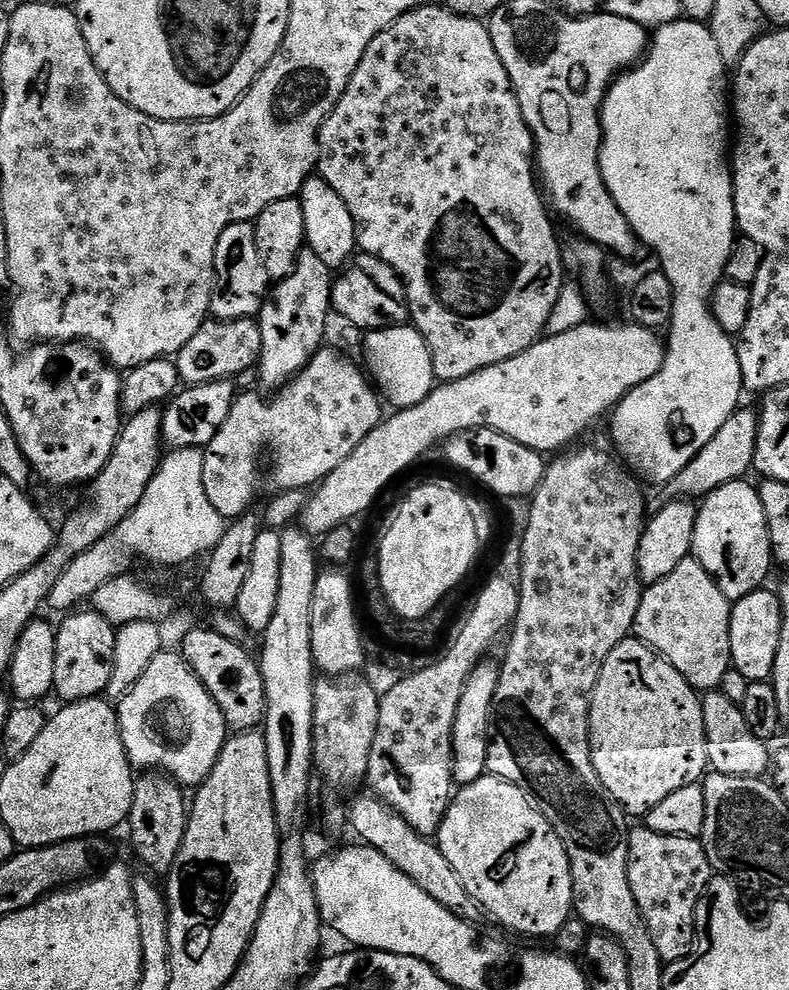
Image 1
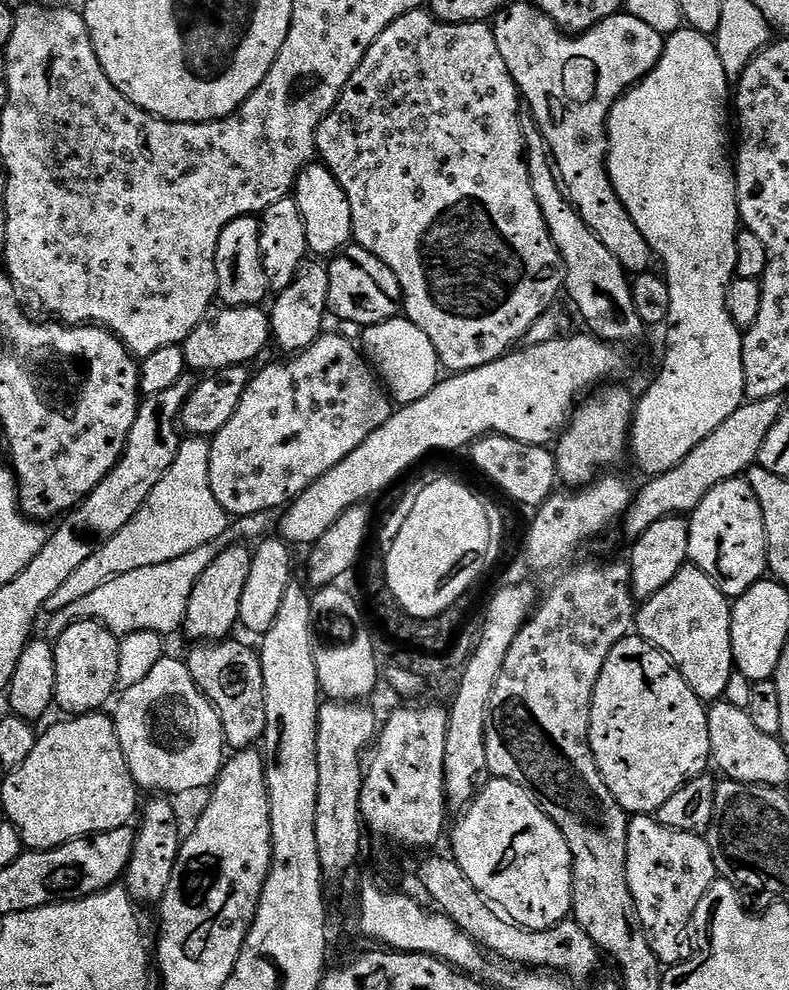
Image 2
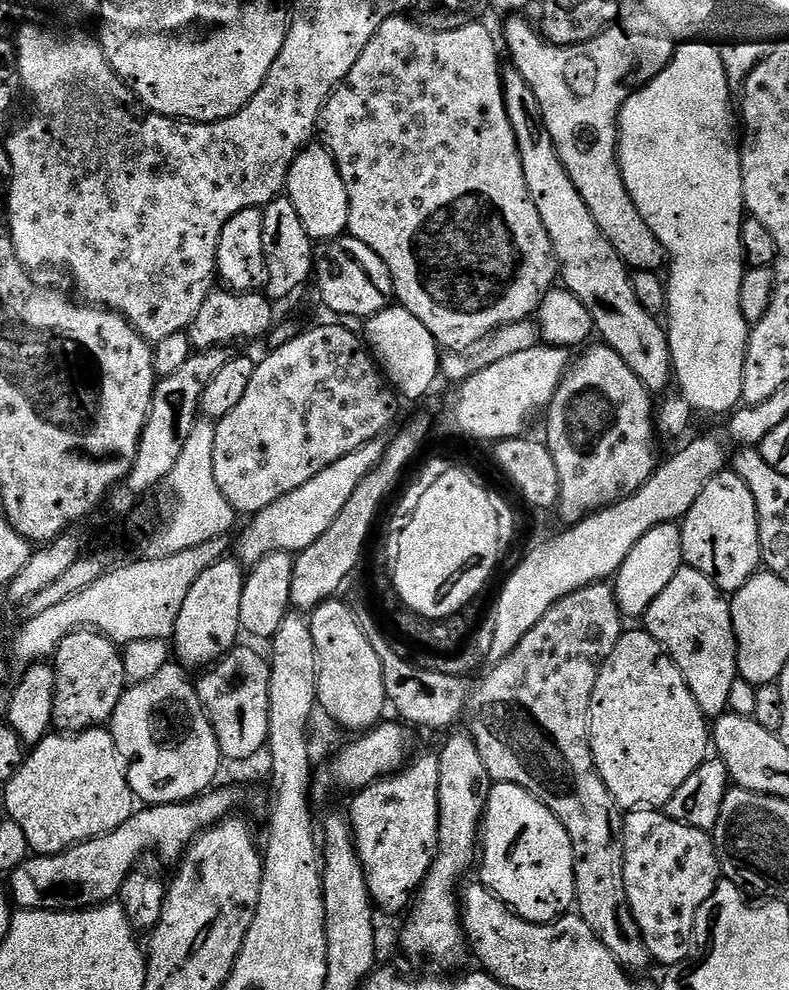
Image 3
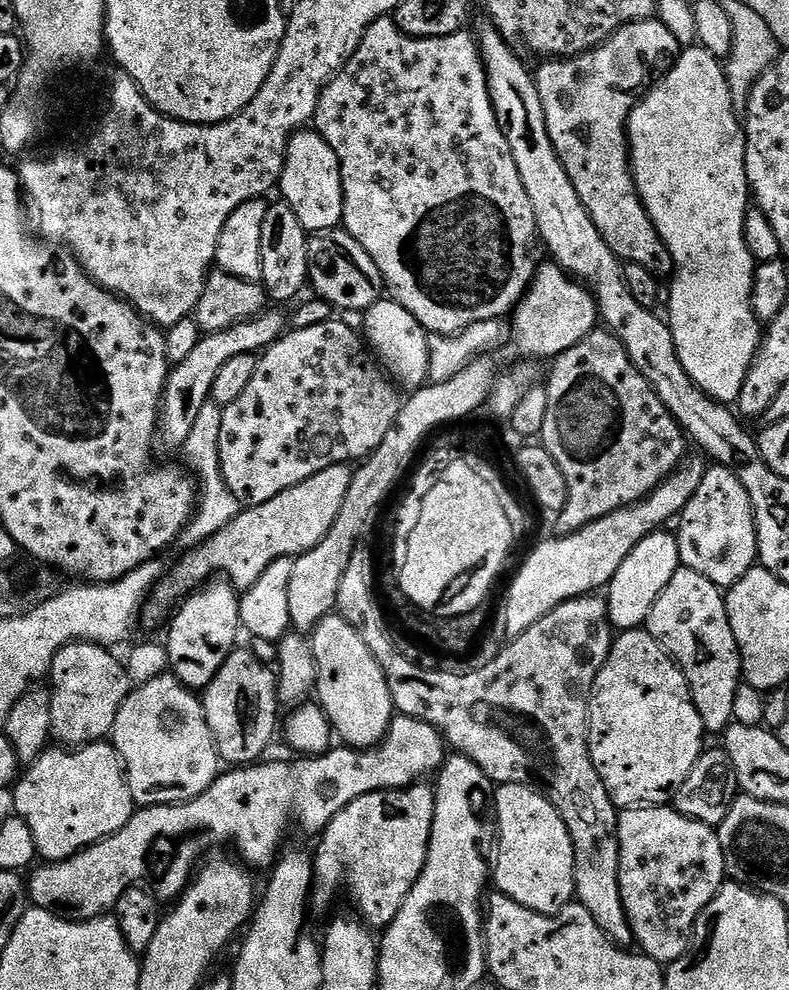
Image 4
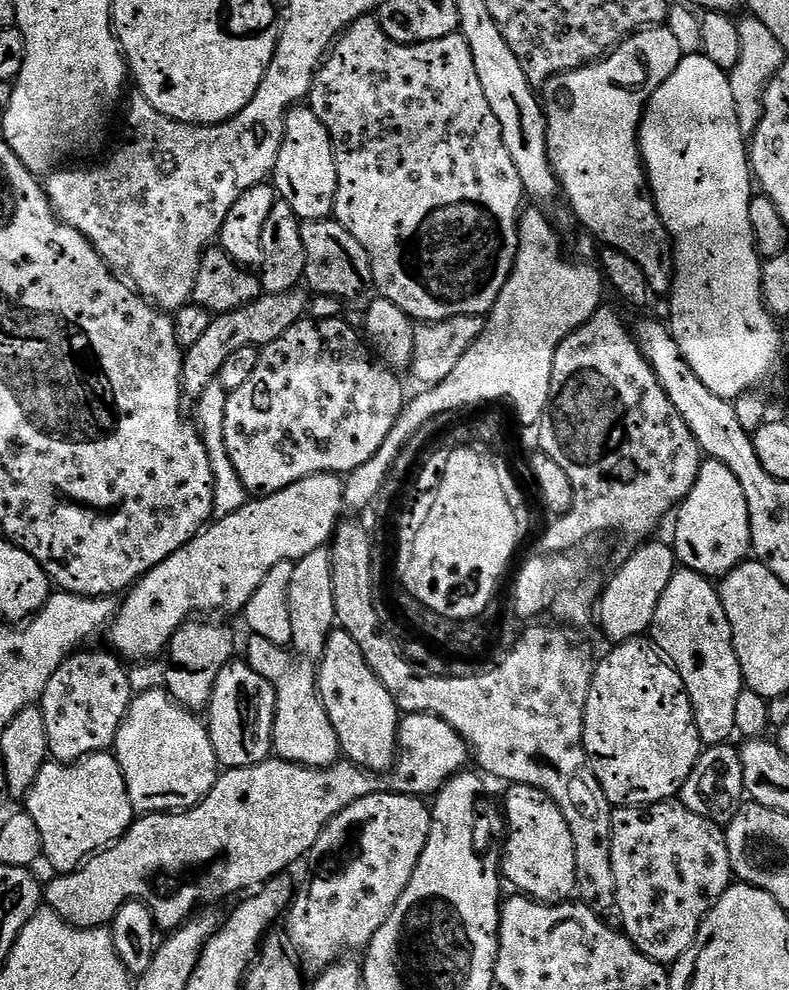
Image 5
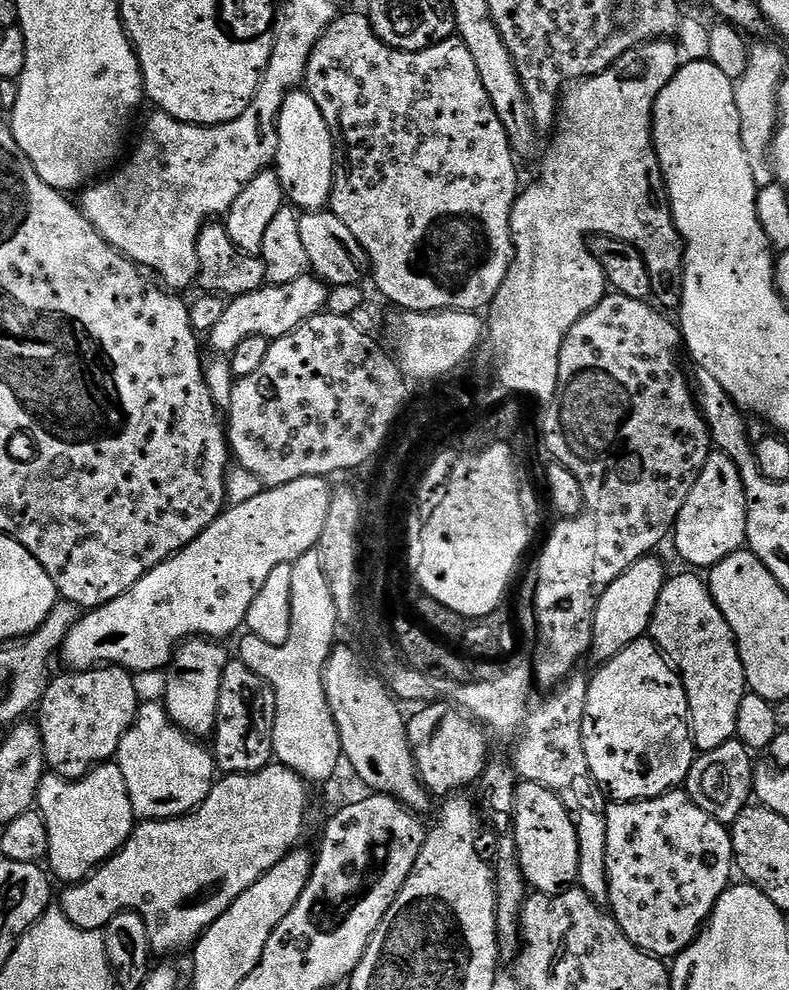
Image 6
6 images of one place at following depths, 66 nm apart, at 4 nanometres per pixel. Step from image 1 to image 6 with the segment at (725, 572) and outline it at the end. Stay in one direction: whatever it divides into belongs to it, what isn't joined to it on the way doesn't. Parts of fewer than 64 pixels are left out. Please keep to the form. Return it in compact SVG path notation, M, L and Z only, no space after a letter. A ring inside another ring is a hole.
M713 451L706 466L702 466L698 474L698 482L694 482L694 490L690 490L690 498L686 498L686 506L682 506L676 519L676 552L686 563L704 568L703 570L711 570L715 564L722 562L722 558L745 547L748 539L747 521L746 490L742 486L738 466L726 453Z

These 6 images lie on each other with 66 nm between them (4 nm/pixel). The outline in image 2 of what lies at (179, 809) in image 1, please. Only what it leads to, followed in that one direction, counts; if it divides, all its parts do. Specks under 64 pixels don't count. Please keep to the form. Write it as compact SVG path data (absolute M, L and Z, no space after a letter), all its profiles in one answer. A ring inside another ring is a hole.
M148 798L145 804L143 801L142 811L138 816L140 828L135 829L134 850L128 863L128 871L122 877L123 887L128 889L128 897L137 906L159 905L166 894L166 886L170 886L170 874L174 874L182 843L182 831L180 832L180 824L176 821L176 808L171 802L173 803L168 798Z

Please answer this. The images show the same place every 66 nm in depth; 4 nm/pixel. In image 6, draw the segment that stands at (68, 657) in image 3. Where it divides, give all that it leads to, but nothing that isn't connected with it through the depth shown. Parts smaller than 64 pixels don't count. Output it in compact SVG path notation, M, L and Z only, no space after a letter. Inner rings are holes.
M101 666L86 672L69 671L68 676L60 676L51 681L44 689L44 696L38 705L38 723L42 734L45 765L55 775L65 780L78 780L87 772L91 772L98 764L111 761L115 757L118 746L136 720L136 713L141 700L134 694L133 673L115 666Z

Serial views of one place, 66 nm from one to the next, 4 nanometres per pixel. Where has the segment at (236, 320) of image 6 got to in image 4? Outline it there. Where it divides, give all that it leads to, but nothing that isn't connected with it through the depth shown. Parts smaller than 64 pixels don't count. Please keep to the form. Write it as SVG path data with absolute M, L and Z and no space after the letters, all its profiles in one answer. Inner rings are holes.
M265 310L262 315L255 316L241 324L222 330L209 332L194 346L186 362L175 365L168 373L168 381L164 384L162 397L162 440L168 448L183 449L186 438L190 438L190 429L202 406L210 403L214 378L218 378L218 370L230 358L238 358L238 354L260 354L269 348L274 341L280 339L286 331L286 316L280 312Z

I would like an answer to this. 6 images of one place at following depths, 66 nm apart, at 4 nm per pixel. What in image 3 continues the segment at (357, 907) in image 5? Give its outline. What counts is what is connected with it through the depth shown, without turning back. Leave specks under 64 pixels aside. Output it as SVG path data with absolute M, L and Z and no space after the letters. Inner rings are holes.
M435 751L414 756L399 772L385 776L369 788L359 789L353 795L356 797L352 800L352 812L350 811L352 836L356 839L356 853L364 867L368 893L379 911L381 908L384 912L403 913L409 907L410 897L428 877L430 866L440 851L440 758Z

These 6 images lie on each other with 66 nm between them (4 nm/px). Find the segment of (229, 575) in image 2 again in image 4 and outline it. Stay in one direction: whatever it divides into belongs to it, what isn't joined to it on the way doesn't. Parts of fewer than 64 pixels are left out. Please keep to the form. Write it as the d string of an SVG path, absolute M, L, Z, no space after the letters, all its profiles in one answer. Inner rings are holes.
M213 579L195 589L175 609L171 620L166 639L171 675L189 690L203 690L215 678L218 670L222 670L226 658L230 658L230 654L238 647L236 639L242 636L240 596L227 579Z

